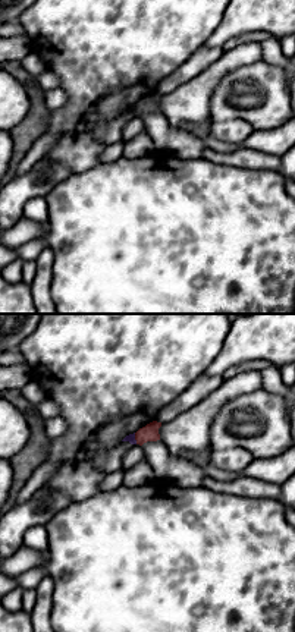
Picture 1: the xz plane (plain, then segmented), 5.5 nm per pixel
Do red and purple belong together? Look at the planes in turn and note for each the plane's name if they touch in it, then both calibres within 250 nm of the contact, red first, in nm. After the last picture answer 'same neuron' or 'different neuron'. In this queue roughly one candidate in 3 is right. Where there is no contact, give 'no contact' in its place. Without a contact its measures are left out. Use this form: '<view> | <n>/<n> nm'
xz | 100/50 nm

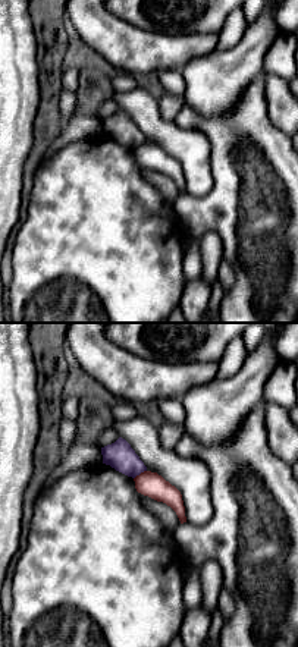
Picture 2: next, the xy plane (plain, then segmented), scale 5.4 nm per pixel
xy | 140/160 nm

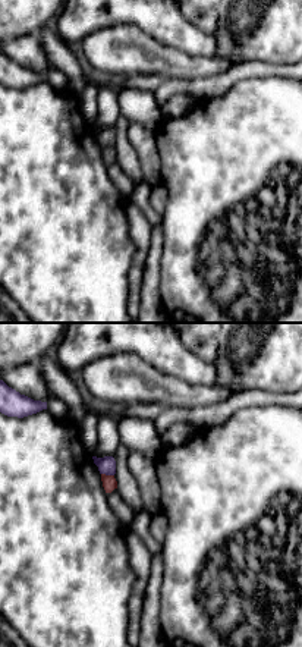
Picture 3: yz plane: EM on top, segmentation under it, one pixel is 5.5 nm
yz | 80/100 nm

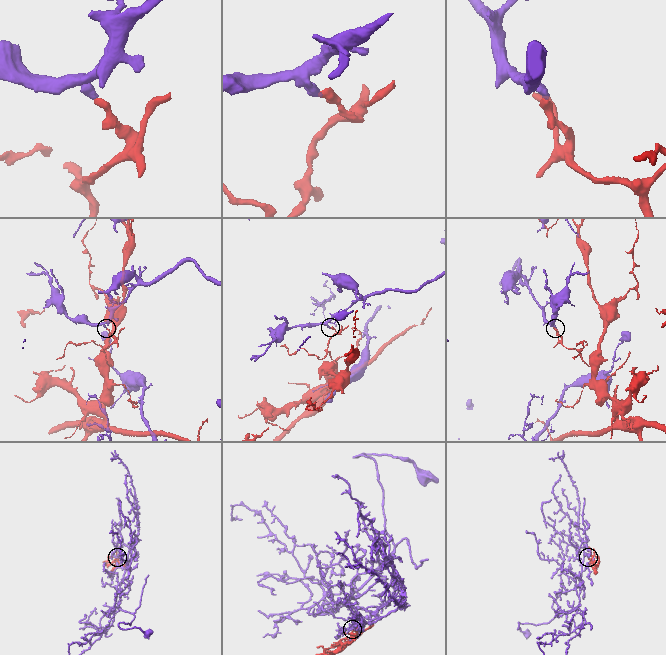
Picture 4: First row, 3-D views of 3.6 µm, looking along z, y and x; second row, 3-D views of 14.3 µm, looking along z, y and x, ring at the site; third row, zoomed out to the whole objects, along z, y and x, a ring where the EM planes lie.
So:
different neuron

